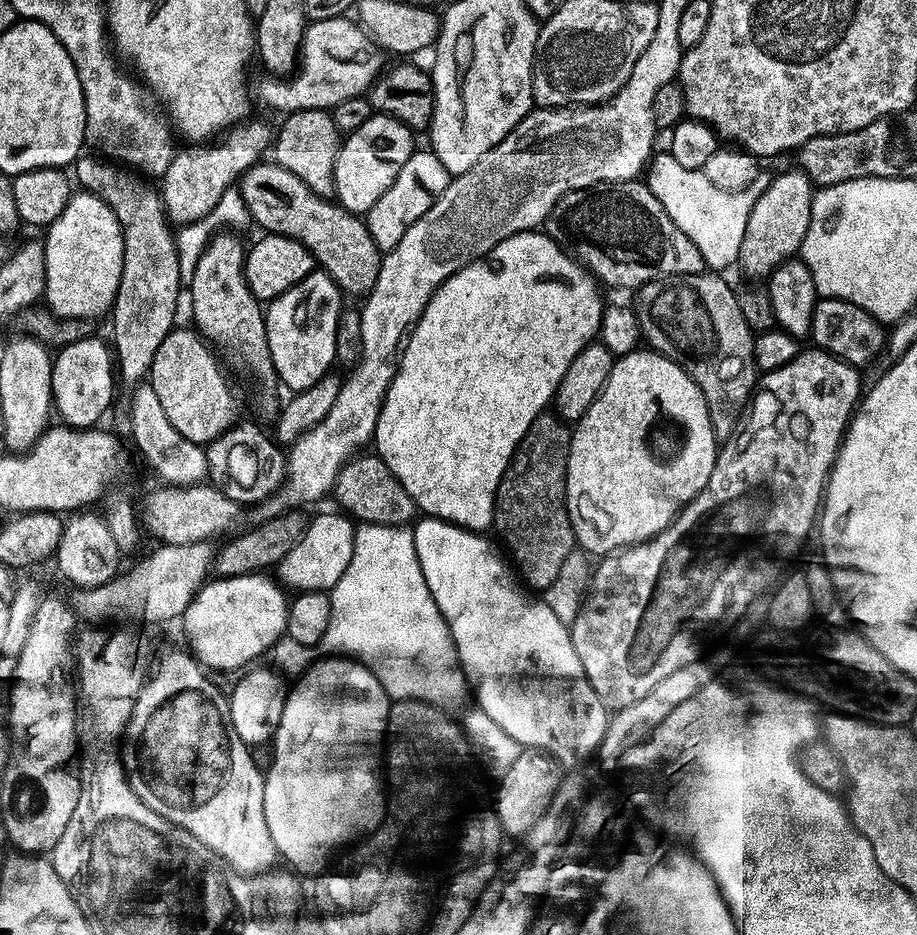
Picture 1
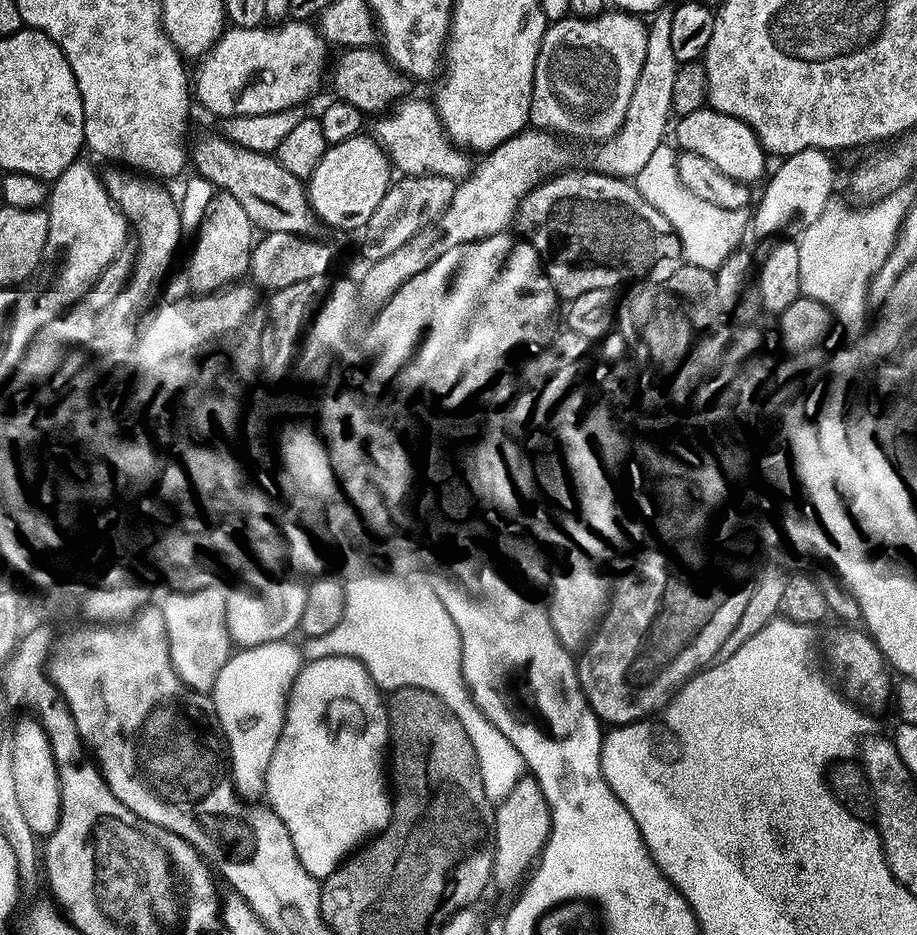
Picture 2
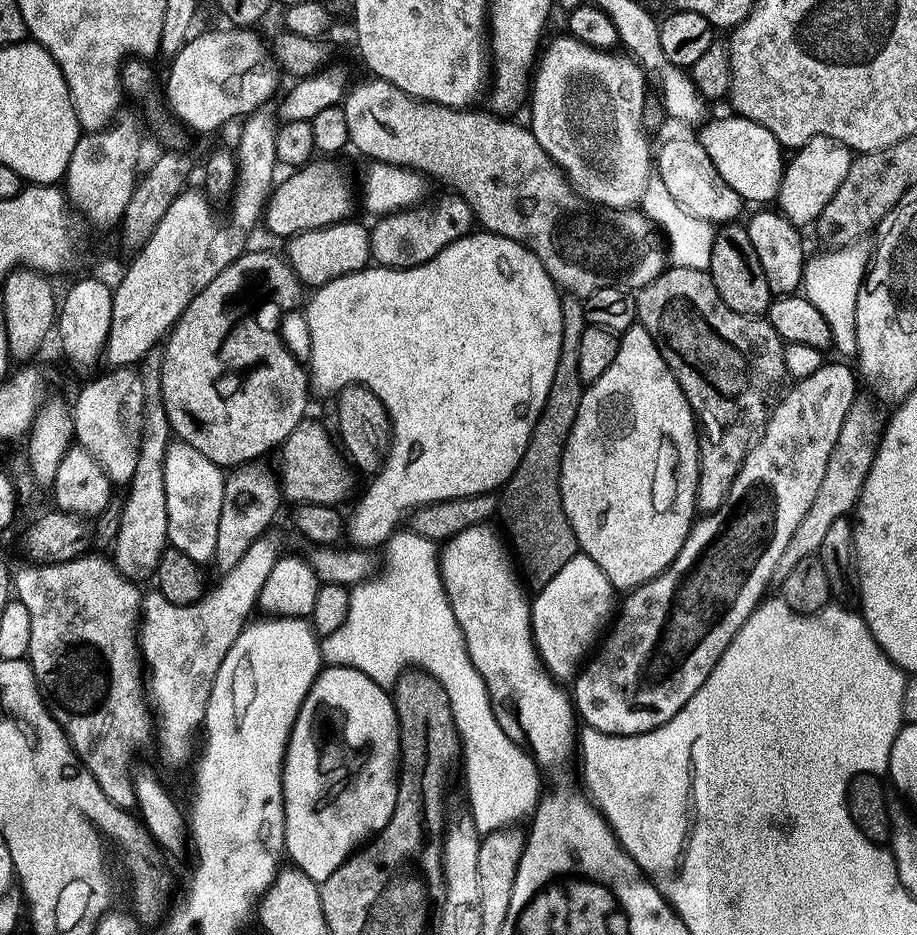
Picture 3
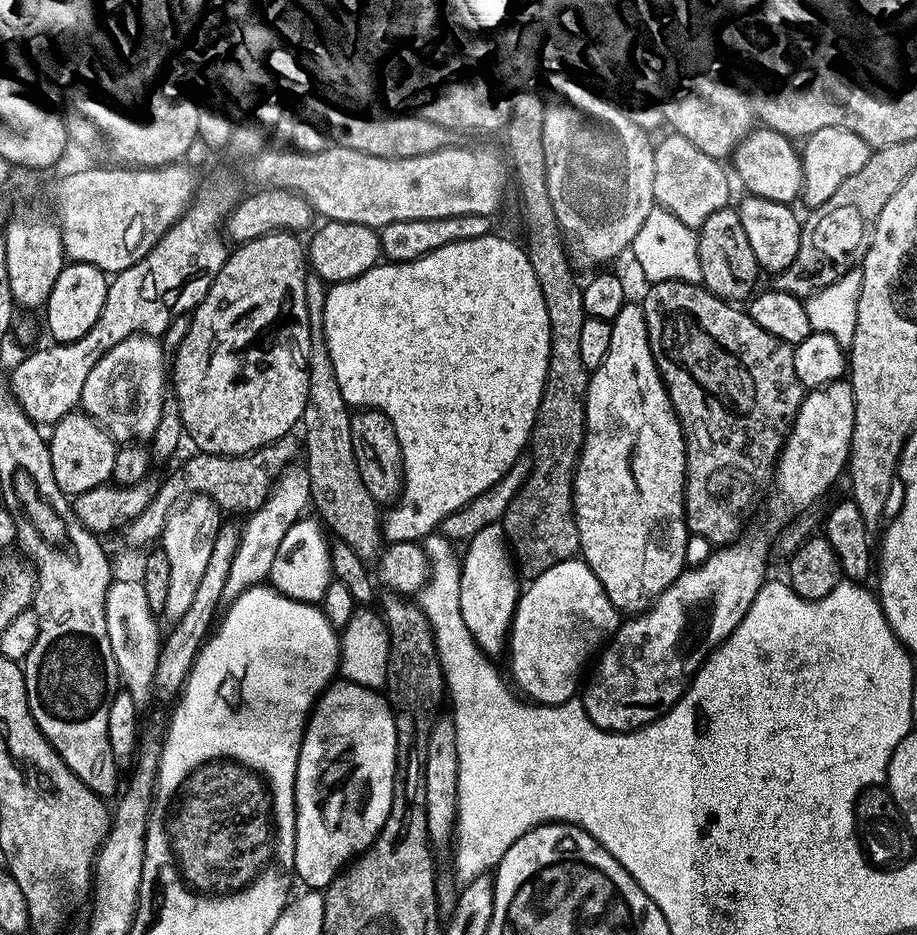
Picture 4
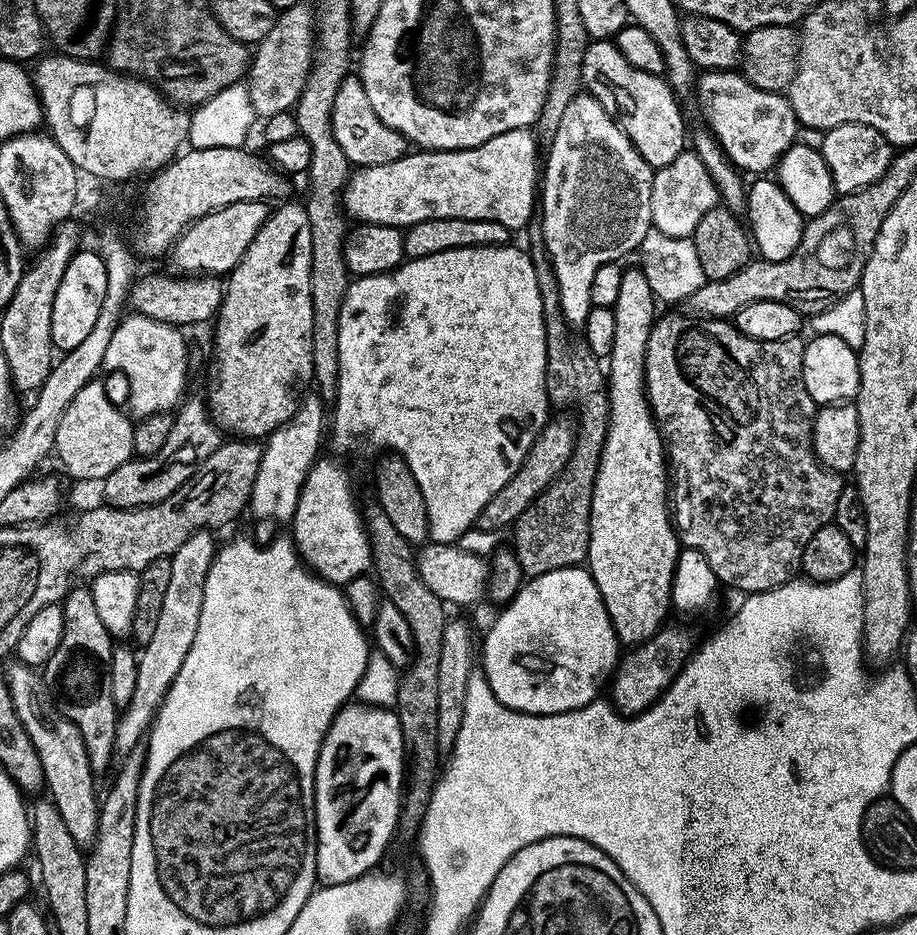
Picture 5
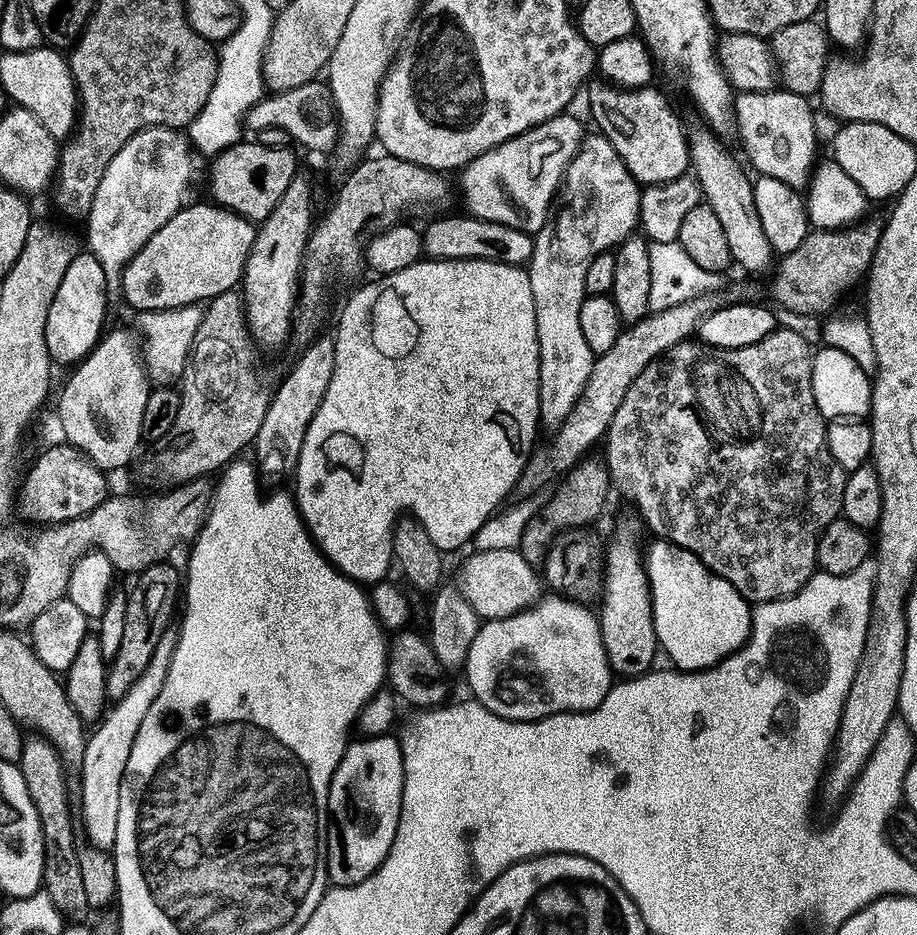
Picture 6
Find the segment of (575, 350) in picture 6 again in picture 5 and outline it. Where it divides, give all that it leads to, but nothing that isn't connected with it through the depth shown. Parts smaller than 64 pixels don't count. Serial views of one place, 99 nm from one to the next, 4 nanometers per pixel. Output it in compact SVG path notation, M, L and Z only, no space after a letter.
M587 94L576 95L570 102L570 106L567 107L562 122L559 123L558 134L554 135L552 142L547 145L546 159L542 164L542 179L538 185L538 223L541 226L541 234L544 238L549 262L552 265L554 278L557 279L558 294L561 298L561 312L569 325L583 326L588 317L588 312L593 308L590 302L590 286L594 282L594 273L598 270L598 266L623 261L623 256L628 256L631 252L633 255L639 249L642 238L646 238L646 234L653 231L652 215L650 214L650 190L652 189L653 175L653 168L646 162L646 158L642 158L642 154L638 154L638 150L630 142L630 138L622 131L620 125L612 119L609 112L593 96Z

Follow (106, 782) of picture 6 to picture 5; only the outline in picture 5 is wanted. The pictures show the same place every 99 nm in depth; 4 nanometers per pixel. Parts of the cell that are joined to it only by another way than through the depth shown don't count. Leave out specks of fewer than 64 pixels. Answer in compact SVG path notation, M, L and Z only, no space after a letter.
M208 530L194 533L190 538L186 538L186 542L182 542L182 546L178 546L178 550L170 557L170 582L162 594L162 612L158 614L158 622L155 623L154 638L150 638L150 642L143 645L139 653L136 661L138 683L134 686L134 698L130 698L116 721L117 753L128 753L145 739L161 704L164 703L164 695L170 690L178 670L182 670L182 662L186 662L190 646L194 646L206 574L218 547L217 541L212 541L212 536L213 533Z

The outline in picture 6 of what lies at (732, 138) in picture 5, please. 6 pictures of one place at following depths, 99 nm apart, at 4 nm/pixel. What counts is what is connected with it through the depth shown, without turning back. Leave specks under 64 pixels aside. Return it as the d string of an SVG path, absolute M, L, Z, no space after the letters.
M787 90L741 92L734 100L734 132L744 143L747 163L752 163L759 175L778 178L778 182L786 182L797 190L807 189L818 160L818 141L812 121L814 108L808 102L808 96Z

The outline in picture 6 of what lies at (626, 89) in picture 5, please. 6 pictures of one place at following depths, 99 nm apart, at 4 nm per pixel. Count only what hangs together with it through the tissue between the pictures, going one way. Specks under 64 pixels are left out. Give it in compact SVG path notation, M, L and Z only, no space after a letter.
M599 82L588 92L588 104L592 107L592 116L596 119L599 131L618 150L618 158L630 170L637 184L647 186L650 184L665 184L677 180L689 171L688 138L686 128L676 121L675 112L668 108L668 100L660 92L655 92L655 87L634 88L625 90L617 88L607 82Z

